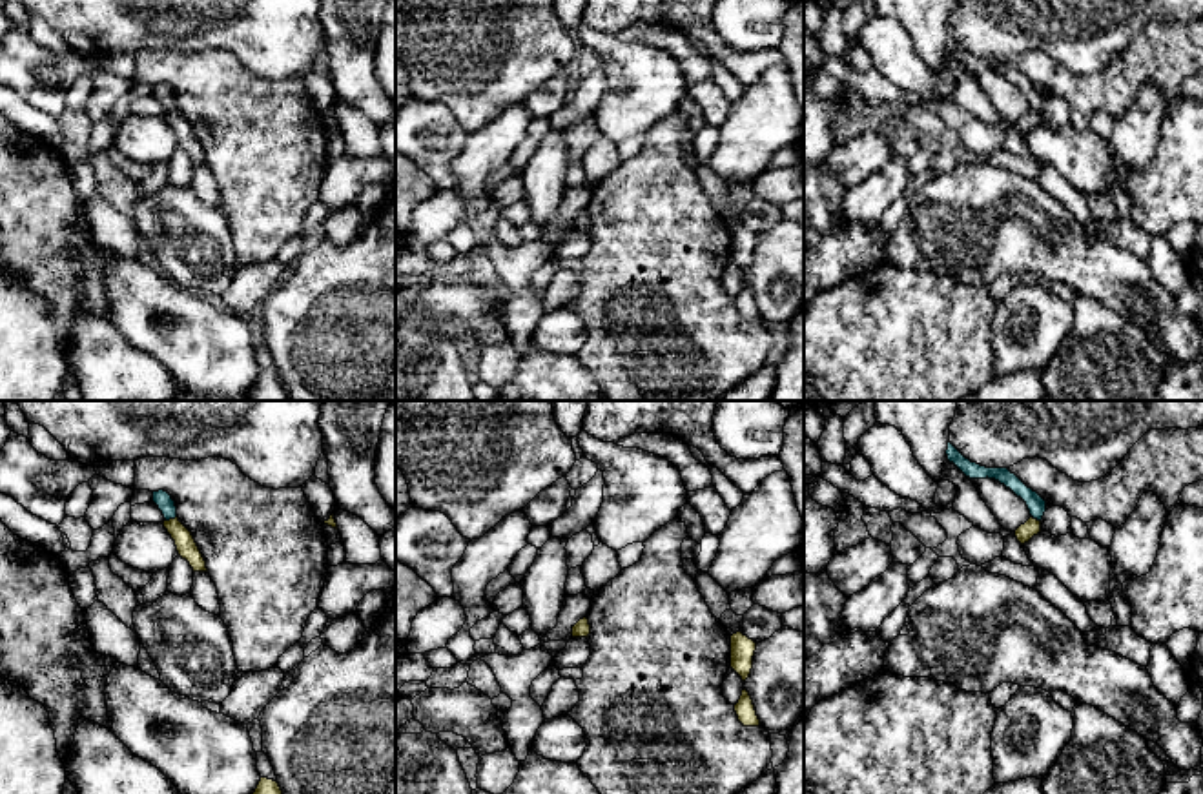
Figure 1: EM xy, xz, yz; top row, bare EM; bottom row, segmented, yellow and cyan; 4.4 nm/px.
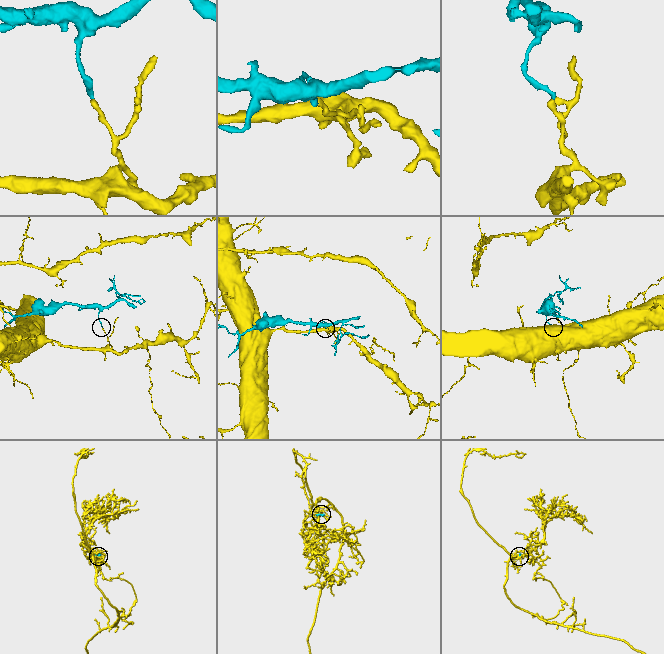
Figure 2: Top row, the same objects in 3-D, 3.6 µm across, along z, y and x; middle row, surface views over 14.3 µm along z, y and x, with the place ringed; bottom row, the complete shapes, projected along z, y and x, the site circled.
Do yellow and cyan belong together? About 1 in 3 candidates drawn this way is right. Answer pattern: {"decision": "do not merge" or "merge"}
{"decision": "do not merge"}

